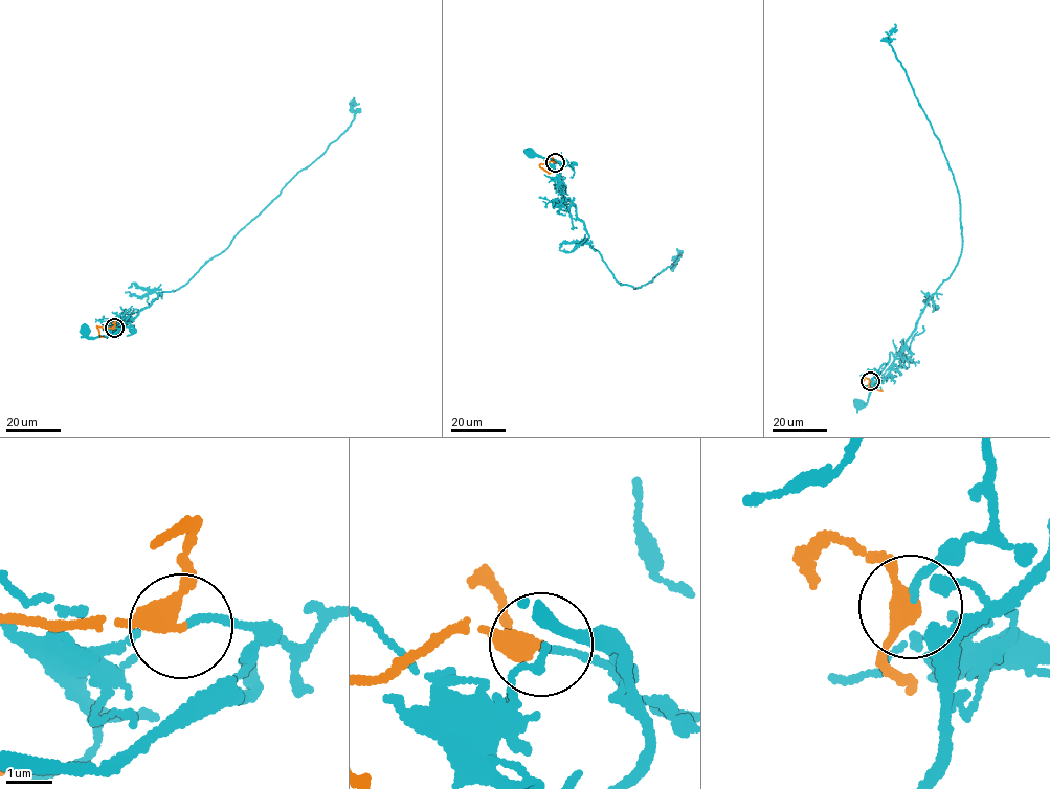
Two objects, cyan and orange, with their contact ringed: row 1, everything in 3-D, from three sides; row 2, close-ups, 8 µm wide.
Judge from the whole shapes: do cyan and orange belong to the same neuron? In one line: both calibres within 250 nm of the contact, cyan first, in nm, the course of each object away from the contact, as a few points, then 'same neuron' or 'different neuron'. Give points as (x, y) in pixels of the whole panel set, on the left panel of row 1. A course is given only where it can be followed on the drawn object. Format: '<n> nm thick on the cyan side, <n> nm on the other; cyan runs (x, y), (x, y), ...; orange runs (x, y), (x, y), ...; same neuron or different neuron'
120 nm thick on the cyan side, 360 nm on the other; cyan runs (114, 328), (117, 332), (109, 336), (87, 337), (84, 331); orange runs (114, 328), (97, 325), (101, 336), (104, 336); same neuron

